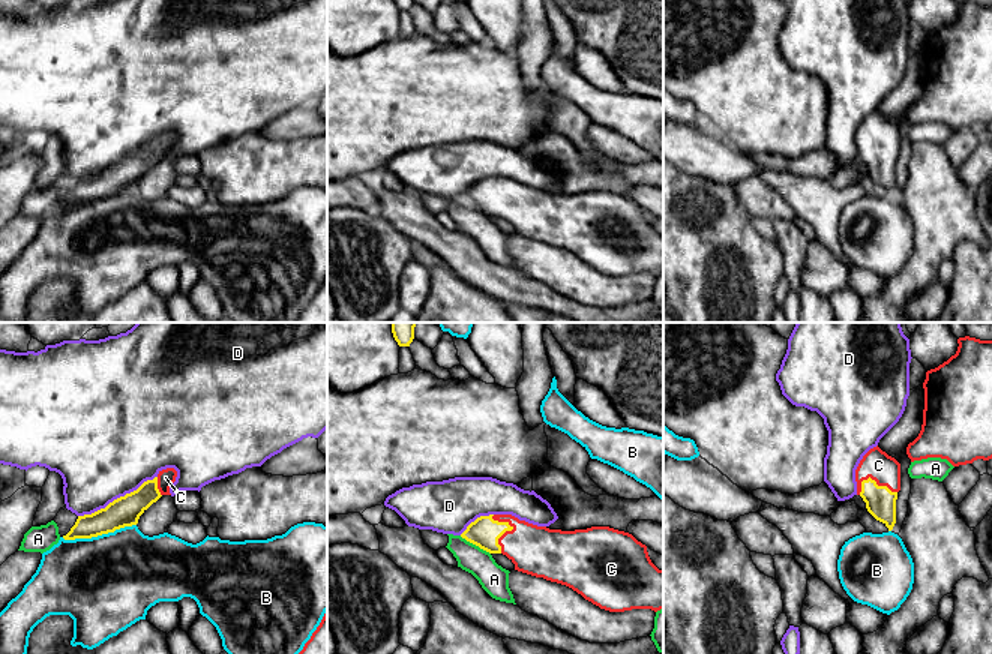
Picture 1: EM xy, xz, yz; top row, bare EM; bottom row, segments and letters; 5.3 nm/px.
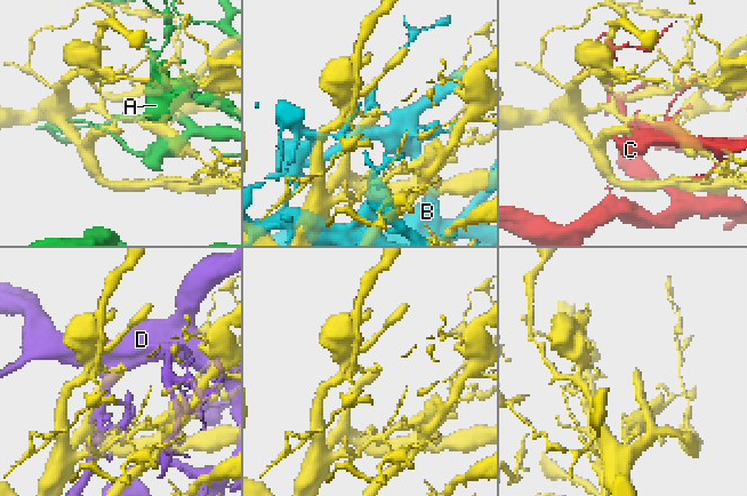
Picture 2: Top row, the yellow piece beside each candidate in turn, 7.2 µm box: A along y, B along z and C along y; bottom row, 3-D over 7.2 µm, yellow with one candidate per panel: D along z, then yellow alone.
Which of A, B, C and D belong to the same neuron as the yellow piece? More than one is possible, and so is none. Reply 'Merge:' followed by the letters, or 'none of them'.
Merge: none of them

